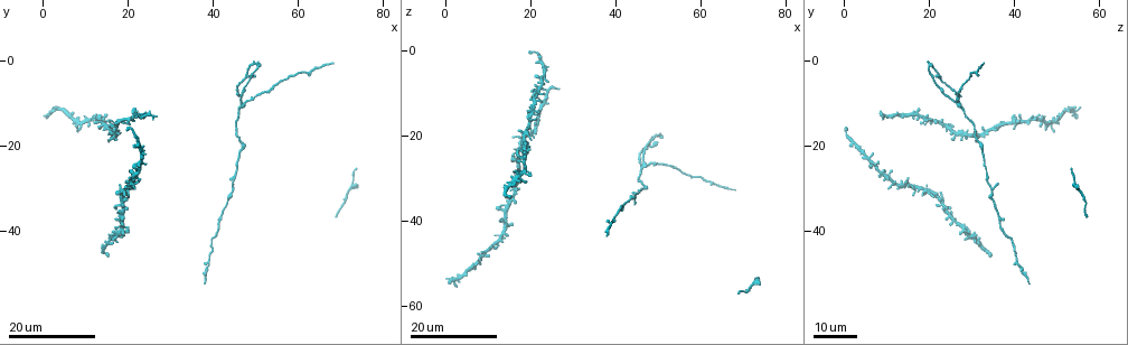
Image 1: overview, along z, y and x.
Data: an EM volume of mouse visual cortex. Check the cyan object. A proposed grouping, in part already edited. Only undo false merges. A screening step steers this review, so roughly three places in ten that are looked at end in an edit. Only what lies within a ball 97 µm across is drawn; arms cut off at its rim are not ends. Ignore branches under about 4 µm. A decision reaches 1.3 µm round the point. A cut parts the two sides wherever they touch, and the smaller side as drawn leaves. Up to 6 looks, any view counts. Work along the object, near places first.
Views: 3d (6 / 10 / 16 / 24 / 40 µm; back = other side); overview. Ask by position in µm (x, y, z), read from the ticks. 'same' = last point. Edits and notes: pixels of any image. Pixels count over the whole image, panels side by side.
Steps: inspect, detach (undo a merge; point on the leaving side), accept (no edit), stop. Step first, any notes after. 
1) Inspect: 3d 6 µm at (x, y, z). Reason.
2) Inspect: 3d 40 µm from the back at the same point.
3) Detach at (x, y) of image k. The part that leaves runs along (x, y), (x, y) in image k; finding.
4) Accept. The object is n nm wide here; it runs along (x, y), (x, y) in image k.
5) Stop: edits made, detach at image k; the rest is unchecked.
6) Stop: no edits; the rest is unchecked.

Inspect: 3d 16 µm at (50.0, 2.0, 20.5). Thick turns thin.

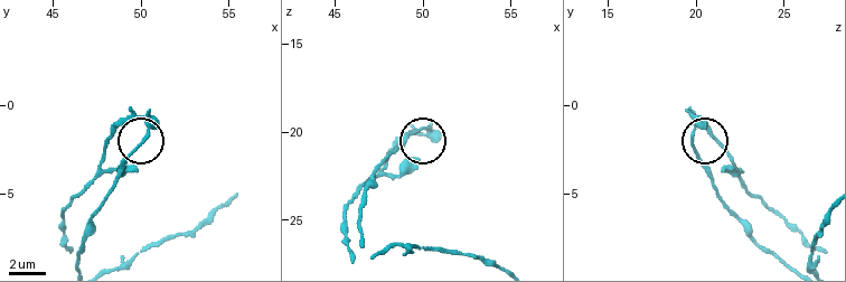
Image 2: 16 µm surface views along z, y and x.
Inspect: 3d 6 µm at (50.4, 1.5, 20.0).

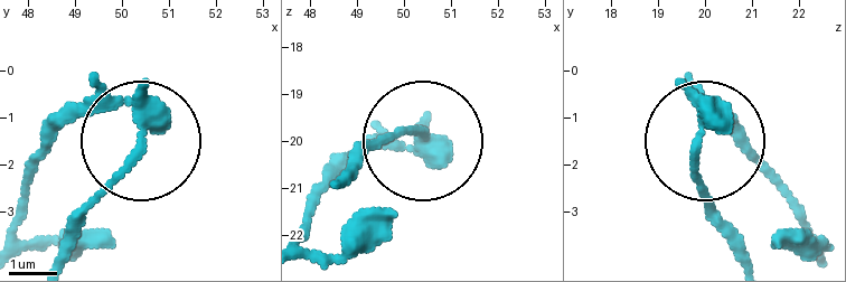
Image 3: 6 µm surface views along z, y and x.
Detach at (73, 103) of image 3. The part that leaves runs along (144, 106), (76, 119), (31, 167), (20, 215) in image 3; a second neuron is stuck on.

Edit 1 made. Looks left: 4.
Inspect: 3d 24 µm at (24.0, 12.5, 9.5). Four-way junction.

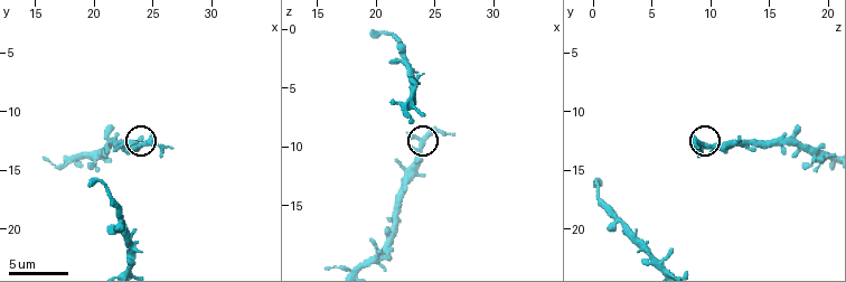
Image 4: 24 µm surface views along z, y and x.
Inspect: 3d 10 µm at (24.2, 12.8, 9.6).

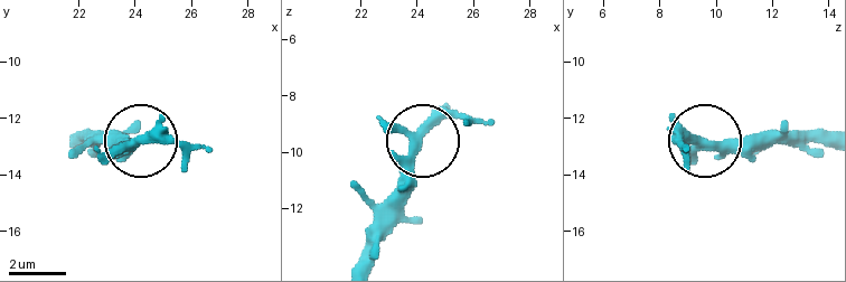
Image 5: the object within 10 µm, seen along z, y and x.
Accept. The object is 290 nm wide here; all the same neuron.

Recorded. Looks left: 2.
Stop: edits made, detach at image 3; the rest is unchecked.

